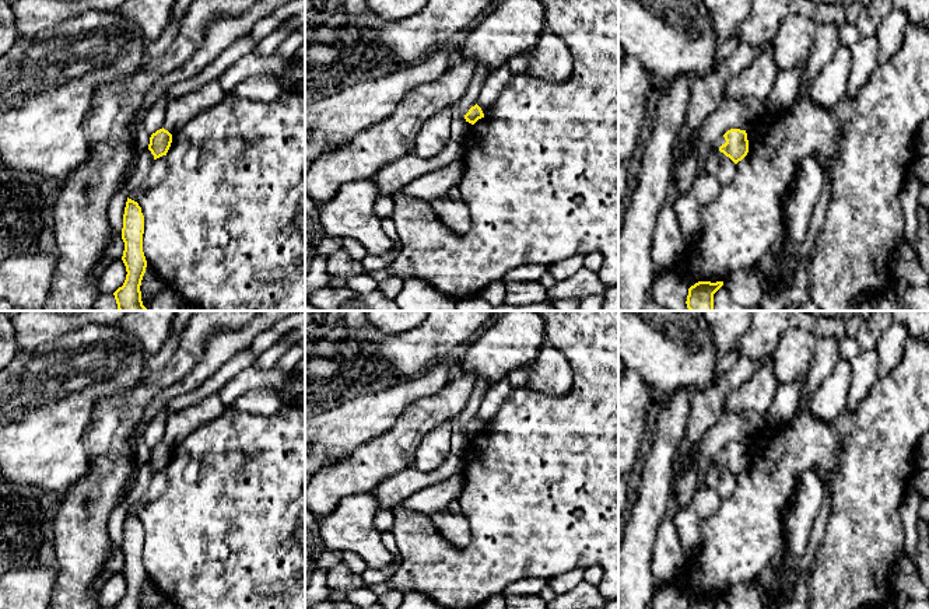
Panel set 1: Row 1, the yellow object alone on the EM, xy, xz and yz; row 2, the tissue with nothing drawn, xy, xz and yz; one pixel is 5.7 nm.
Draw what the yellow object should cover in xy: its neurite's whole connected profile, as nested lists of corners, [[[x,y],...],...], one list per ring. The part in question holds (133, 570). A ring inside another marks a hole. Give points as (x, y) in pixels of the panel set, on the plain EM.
[[[127,511],[122,553],[125,564],[122,574],[126,580],[126,594],[113,609],[141,609],[140,599],[146,587],[147,574],[143,566],[144,529],[137,515]]]

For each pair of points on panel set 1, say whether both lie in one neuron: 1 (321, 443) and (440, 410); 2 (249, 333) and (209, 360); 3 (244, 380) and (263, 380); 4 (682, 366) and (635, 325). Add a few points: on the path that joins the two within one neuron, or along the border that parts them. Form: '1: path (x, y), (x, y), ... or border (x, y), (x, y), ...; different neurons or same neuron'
1: border (417, 399), (389, 430), (367, 441); different neurons
2: path (239, 339), (225, 343), (218, 350); same neuron
3: path (248, 380), (259, 380); same neuron
4: path (670, 354), (647, 331); same neuron

